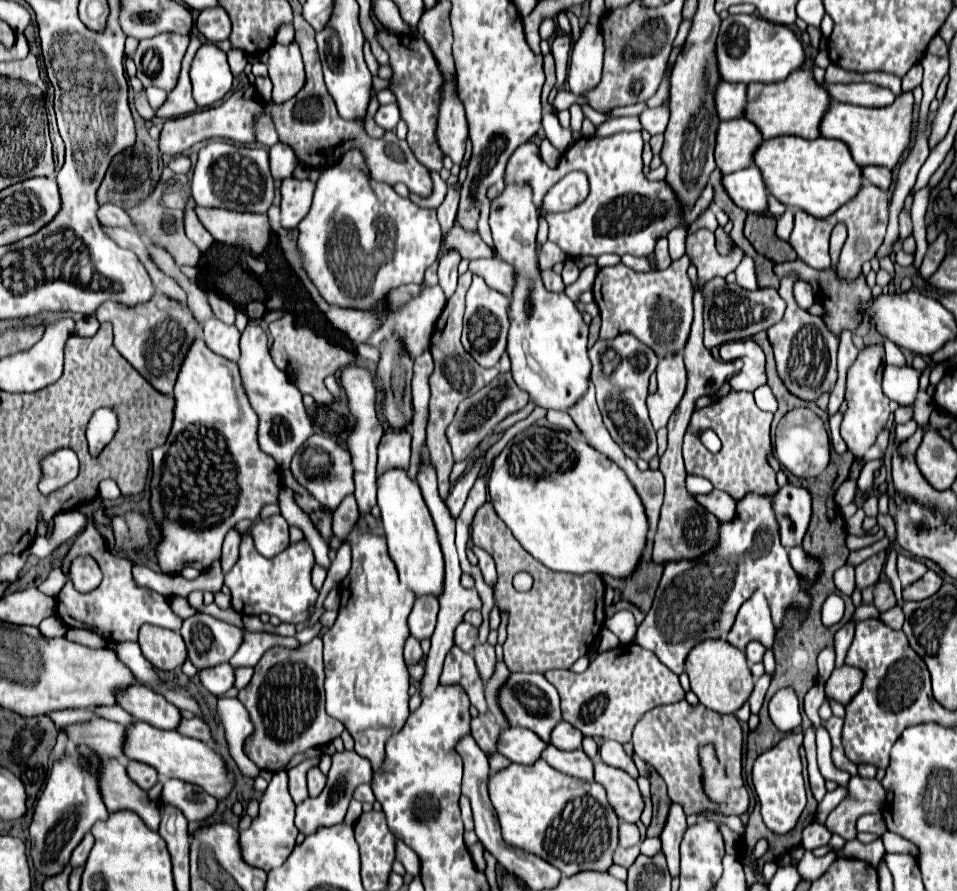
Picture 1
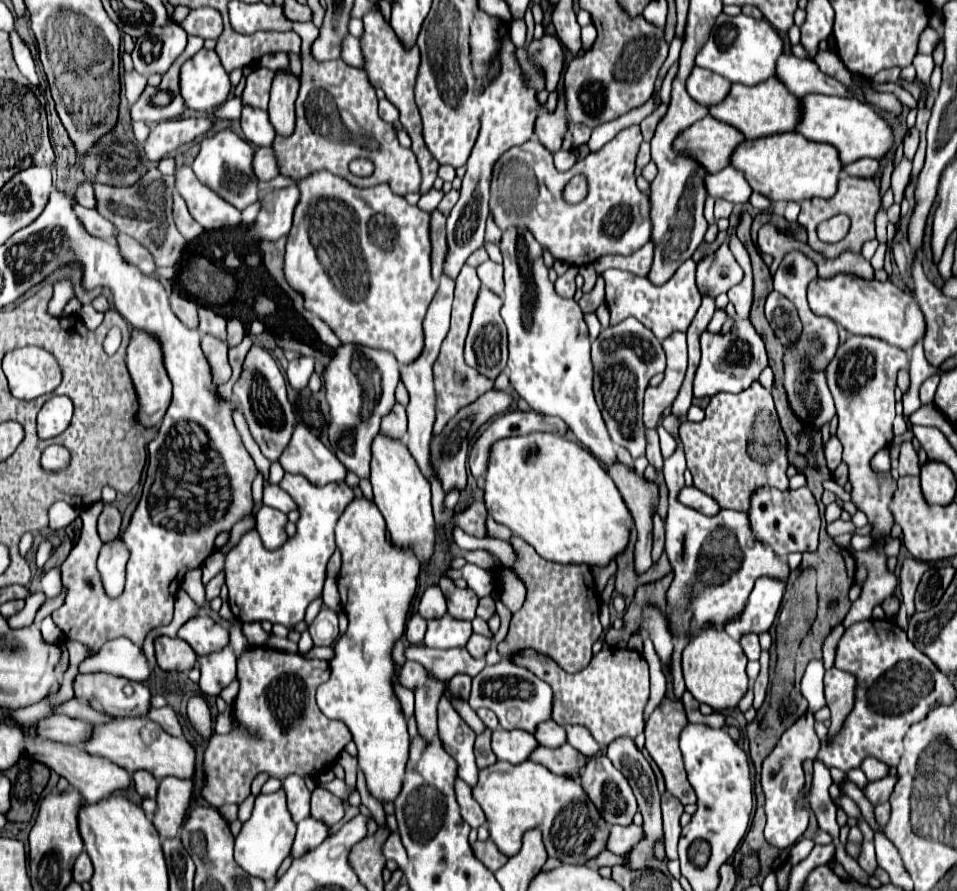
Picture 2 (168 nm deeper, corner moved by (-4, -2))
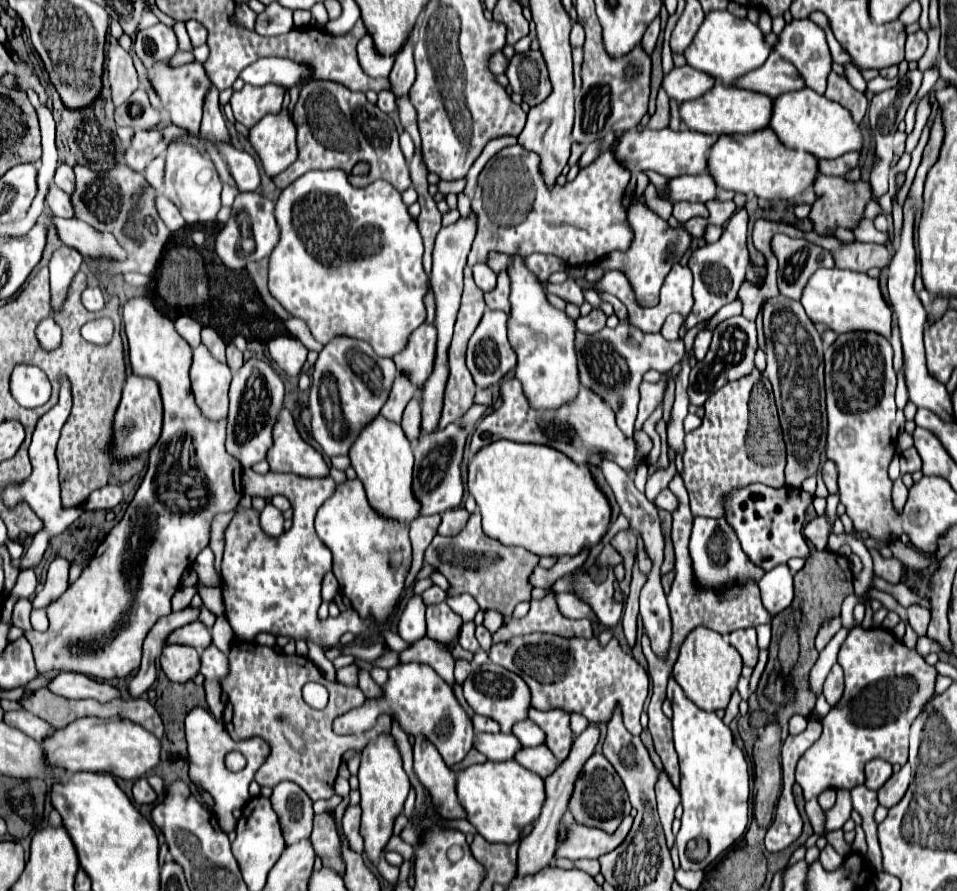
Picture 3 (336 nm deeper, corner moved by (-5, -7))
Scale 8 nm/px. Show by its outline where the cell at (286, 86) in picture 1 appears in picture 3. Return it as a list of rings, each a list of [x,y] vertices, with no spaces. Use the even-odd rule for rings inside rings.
[[[286,107],[280,113],[268,113],[250,129],[250,141],[258,151],[264,171],[274,177],[296,161],[296,125]]]

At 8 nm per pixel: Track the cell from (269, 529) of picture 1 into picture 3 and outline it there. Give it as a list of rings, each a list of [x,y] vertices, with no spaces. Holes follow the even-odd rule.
[[[268,503],[264,507],[264,511],[260,513],[260,527],[266,535],[270,537],[278,537],[284,533],[284,519],[282,519],[282,511],[278,511],[272,503]]]

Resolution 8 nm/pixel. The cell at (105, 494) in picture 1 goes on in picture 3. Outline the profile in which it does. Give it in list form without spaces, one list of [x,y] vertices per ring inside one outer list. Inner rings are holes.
[[[106,485],[106,487],[94,491],[94,493],[88,497],[84,509],[86,509],[86,511],[106,509],[106,511],[108,511],[108,509],[114,509],[120,501],[122,501],[122,489],[120,489],[120,485]]]

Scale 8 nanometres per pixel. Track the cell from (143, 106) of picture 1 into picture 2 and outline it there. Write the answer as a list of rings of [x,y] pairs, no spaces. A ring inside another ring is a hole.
[[[131,70],[131,72],[123,72],[123,86],[125,86],[125,96],[127,96],[127,102],[129,104],[135,104],[141,90],[147,86],[147,76]]]

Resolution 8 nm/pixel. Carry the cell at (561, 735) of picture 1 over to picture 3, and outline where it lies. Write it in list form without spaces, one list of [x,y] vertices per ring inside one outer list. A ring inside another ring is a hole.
[[[520,721],[512,727],[512,733],[520,739],[522,747],[538,747],[544,745],[544,731],[540,727],[536,727],[536,723],[528,721]]]

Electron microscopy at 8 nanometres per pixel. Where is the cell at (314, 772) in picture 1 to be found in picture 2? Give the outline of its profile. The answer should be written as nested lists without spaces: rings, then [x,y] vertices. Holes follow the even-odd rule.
[[[315,788],[311,794],[311,816],[327,826],[337,824],[343,818],[343,802],[323,788]]]

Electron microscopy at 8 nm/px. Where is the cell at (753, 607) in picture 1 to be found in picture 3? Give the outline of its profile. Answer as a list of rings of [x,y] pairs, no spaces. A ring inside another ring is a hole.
[[[778,565],[772,571],[768,571],[758,581],[758,587],[762,593],[762,605],[772,617],[792,603],[794,589],[792,589],[792,575],[788,565]]]

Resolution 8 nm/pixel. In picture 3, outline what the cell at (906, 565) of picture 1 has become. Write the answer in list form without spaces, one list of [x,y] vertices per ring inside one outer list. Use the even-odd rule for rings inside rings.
[[[910,605],[908,607],[908,623],[918,635],[926,635],[926,627],[930,621],[930,611],[920,607],[920,605]]]

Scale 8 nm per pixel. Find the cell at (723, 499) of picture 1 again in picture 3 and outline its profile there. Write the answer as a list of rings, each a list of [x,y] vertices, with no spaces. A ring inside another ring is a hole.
[[[664,489],[664,491],[656,497],[654,505],[656,505],[656,507],[662,507],[662,509],[666,509],[666,511],[676,511],[676,495],[672,495],[670,489]]]

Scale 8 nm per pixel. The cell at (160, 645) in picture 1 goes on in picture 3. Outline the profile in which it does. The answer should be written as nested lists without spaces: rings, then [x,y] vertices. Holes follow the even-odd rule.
[[[166,645],[160,657],[160,665],[170,681],[186,683],[188,679],[194,679],[200,669],[200,655],[194,647]]]

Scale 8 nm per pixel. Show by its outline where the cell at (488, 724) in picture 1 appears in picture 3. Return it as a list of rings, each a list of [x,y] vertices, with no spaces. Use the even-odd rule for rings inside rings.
[[[422,637],[410,649],[400,653],[400,661],[402,663],[406,663],[406,661],[426,663],[440,677],[444,677],[450,687],[454,687],[454,659],[450,657],[450,653],[446,651],[446,645],[442,645],[442,643],[436,643],[428,637]]]

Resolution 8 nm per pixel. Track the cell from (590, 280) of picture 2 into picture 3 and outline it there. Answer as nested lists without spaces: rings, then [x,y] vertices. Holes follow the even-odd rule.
[[[600,307],[592,309],[590,315],[576,319],[576,327],[578,327],[582,333],[586,333],[586,335],[592,335],[592,333],[602,331],[604,325],[606,325],[606,315],[604,315],[604,311],[602,311]]]

